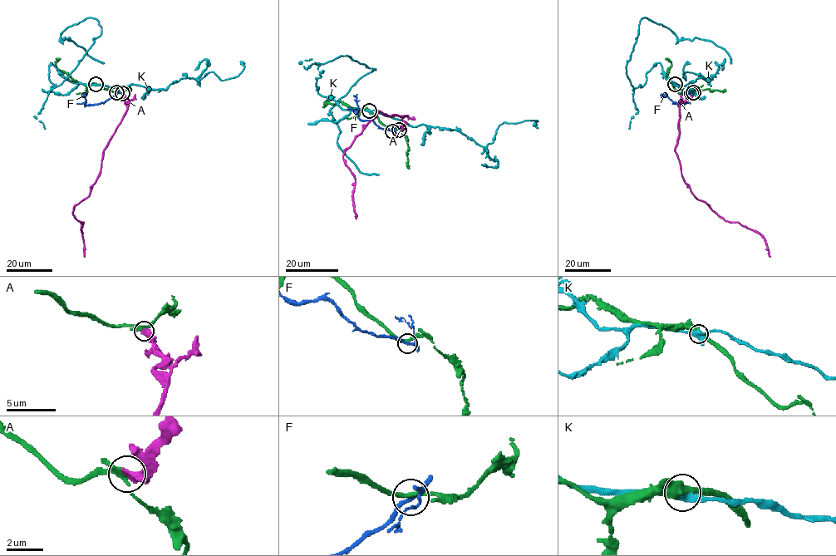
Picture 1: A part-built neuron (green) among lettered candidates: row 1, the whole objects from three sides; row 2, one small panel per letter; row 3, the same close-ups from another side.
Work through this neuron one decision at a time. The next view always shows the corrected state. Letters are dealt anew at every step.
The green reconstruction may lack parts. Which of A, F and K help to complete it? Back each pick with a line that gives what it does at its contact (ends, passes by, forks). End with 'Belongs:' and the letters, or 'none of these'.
A: it ends there
Belongs: A

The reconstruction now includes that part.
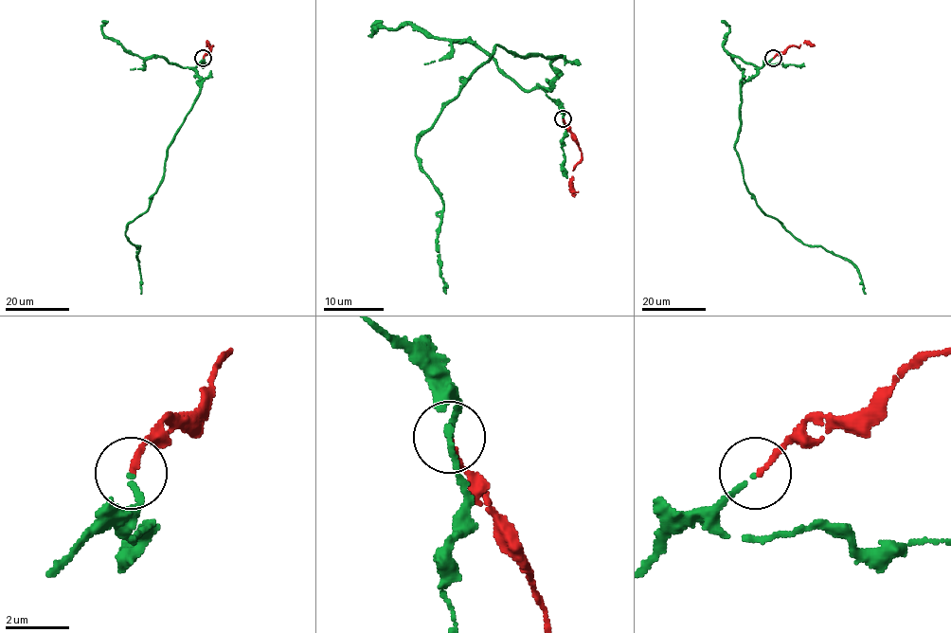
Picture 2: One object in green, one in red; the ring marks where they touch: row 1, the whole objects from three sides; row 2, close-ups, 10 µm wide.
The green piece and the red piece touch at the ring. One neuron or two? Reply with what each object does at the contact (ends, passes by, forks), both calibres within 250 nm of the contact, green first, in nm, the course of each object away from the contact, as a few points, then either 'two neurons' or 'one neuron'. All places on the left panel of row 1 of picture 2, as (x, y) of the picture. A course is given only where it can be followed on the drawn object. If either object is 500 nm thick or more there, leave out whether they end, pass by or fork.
green ends; red ends; calibres 140 and 160 nm; course green (203, 58), (193, 68), (200, 92), (168, 147), (162, 182), (149, 207), (125, 232), (140, 246), (141, 293); course red (203, 57), (213, 46), (209, 46), (208, 43), (208, 45); one neuron

